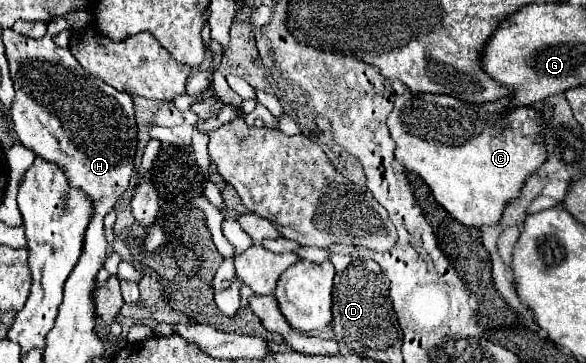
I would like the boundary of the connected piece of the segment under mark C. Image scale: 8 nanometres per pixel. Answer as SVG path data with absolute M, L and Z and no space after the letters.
M406 90L394 104L388 116L388 130L396 142L394 158L410 172L416 172L432 190L436 202L448 210L464 226L480 228L484 224L498 224L508 200L518 196L522 182L542 166L546 150L542 146L542 132L538 126L540 114L528 106L510 106L510 98L488 104L468 104L444 94L414 94Z

